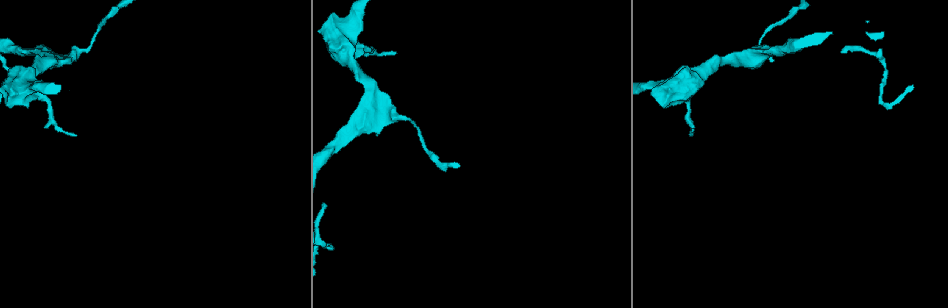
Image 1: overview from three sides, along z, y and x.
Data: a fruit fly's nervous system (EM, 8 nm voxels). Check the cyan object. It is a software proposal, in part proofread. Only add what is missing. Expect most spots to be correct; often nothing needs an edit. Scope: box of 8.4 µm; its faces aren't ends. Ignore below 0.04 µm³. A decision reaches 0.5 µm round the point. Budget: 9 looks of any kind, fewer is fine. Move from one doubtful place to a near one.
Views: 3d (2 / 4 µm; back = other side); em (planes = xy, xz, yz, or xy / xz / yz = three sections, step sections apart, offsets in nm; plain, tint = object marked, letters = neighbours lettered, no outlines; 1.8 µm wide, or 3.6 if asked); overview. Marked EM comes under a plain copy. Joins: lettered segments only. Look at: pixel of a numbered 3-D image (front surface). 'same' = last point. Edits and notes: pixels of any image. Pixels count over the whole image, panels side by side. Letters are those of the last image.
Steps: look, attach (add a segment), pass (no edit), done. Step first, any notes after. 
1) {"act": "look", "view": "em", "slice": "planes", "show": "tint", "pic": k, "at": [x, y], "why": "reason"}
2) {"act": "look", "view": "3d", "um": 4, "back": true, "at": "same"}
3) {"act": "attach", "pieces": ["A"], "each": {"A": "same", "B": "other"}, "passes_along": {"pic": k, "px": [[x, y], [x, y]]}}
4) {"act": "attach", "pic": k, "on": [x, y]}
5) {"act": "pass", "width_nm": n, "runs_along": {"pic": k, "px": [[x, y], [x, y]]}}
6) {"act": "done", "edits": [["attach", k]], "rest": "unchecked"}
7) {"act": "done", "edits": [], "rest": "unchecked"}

{"act": "look", "view": "3d", "um": 2, "pic": 1, "at": [410, 120], "why": "sudden change in width"}

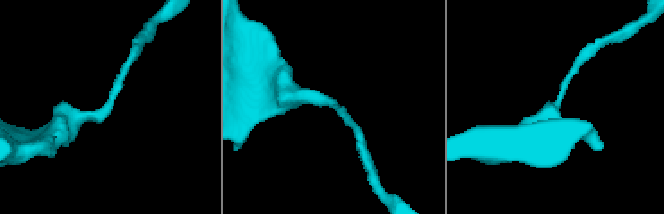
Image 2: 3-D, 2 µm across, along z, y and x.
{"act": "look", "view": "em", "slice": "xy", "step": 8, "show": "letters", "pic": 2, "at": [101, 108]}

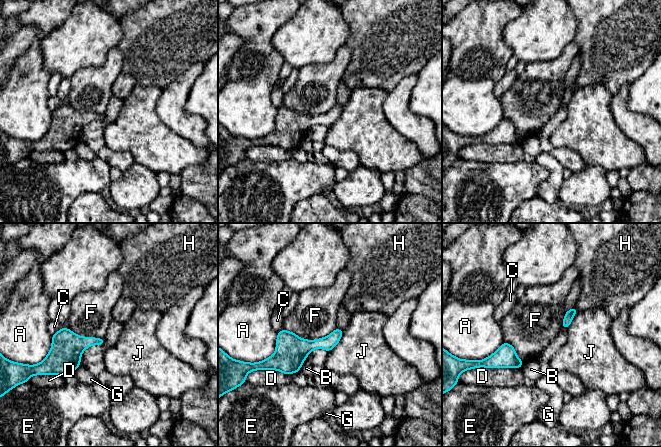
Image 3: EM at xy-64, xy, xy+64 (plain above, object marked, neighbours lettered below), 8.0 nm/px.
{"act": "pass", "each": {"A": "other", "B": "other", "C": "other", "D": "other", "E": "other", "F": "other", "G": "other", "H": "other", "J": "other"}, "found": "no lettered segment goes on from it"}

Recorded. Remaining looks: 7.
{"act": "look", "view": "em", "slice": "planes", "show": "letters", "pic": 1, "at": [23, 52], "why": "a narrow waist"}

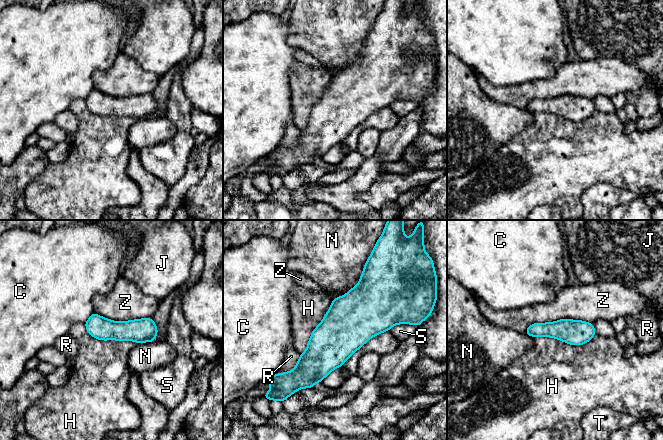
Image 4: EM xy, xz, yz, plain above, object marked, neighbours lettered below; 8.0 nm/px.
{"act": "pass", "width_nm": 180, "each": {"C": "other", "H": "other", "J": "other", "N": "other", "R": "other", "S": "other", "T": "other", "Z": "other"}, "border": {"pic": 4, "px": [[596, 334], [582, 344], [532, 337]]}, "found": "none of them fits"}

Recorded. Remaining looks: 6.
{"act": "look", "view": "3d", "um": 4, "back": true, "pic": 1, "at": [687, 79], "why": "arms part here"}

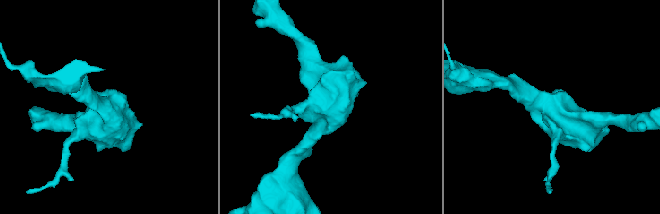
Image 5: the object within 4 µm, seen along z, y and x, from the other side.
{"act": "look", "view": "em", "um": 3.6, "slice": "xy", "step": 4, "show": "tint", "pic": 5, "at": [323, 111], "why": "now the EM"}

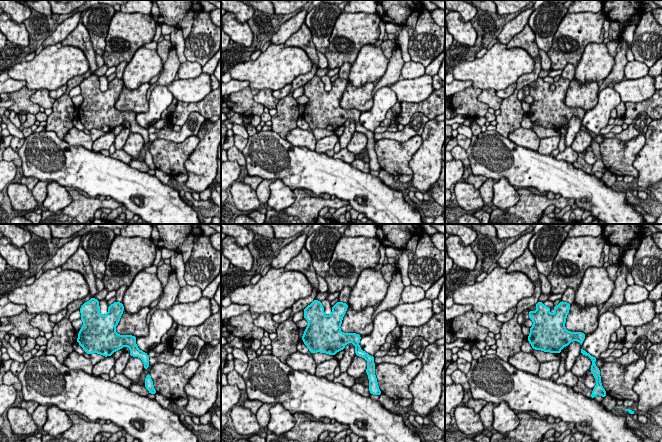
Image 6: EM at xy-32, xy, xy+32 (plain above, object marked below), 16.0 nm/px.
{"act": "look", "view": "em", "um": 3.6, "slice": "planes", "show": "letters", "at": "same", "why": "another direction"}

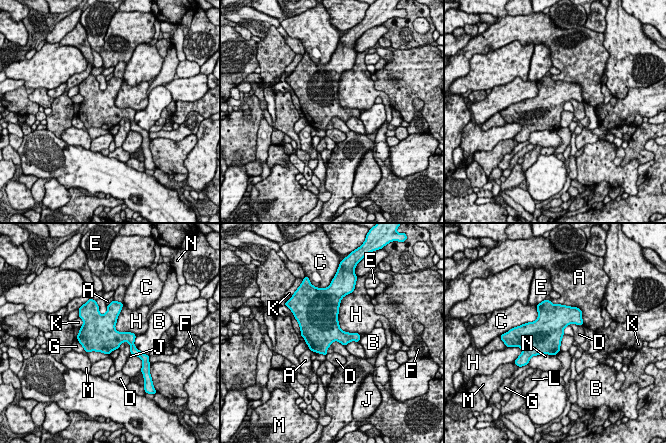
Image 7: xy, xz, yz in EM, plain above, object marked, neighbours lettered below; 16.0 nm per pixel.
{"act": "pass", "width_nm": 480, "each": {"A": "other", "B": "other", "C": "other", "D": "other", "E": "other", "F": "other", "G": "other", "H": "other", "J": "other", "K": "other", "L": "other", "M": "other", "N": "other"}, "border": {"pic": 7, "px": [[123, 304], [115, 328], [136, 335]]}, "found": "none of them fits"}

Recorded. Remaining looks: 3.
{"act": "look", "view": "em", "slice": "planes", "show": "letters", "pic": 1, "at": [396, 52]}

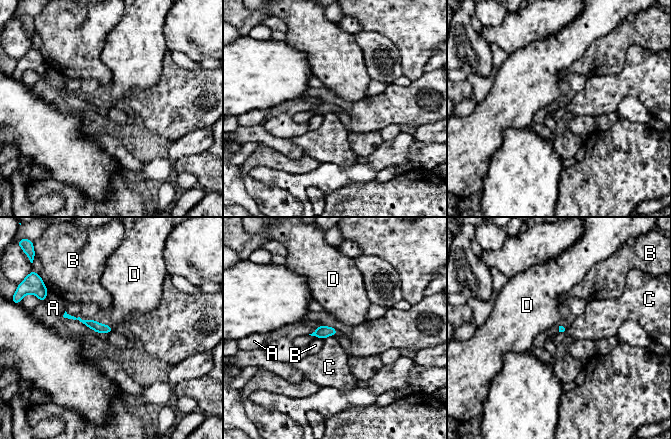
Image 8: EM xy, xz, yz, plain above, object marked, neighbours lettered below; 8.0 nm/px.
{"act": "pass", "each": {"A": "other", "B": "other", "C": "other", "D": "other"}, "border": {"pic": 8, "px": [[335, 334], [328, 335], [323, 339]]}, "found": "no lettered segment goes on from it"}

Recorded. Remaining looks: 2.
{"act": "done", "edits": [], "rest": "unchecked"}

